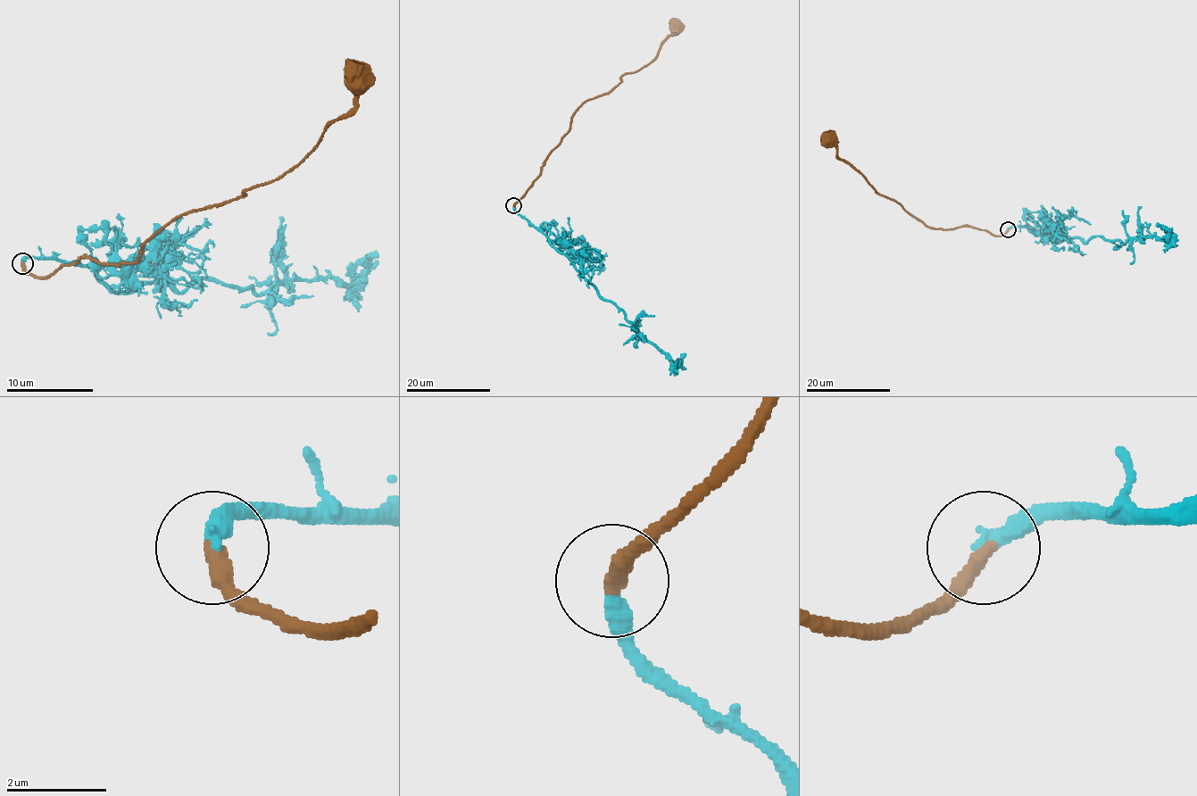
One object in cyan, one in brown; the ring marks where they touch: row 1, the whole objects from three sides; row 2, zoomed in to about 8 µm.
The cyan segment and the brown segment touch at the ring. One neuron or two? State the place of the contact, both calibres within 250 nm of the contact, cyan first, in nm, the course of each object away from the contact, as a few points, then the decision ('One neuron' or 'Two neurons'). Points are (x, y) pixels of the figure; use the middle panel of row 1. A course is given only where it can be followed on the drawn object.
Place: (513, 205). Thickness 280 nm (cyan) against 360 nm. Course of cyan: (513, 205), (603, 298), (612, 301), (624, 312), (625, 318), (644, 337), (679, 366), (685, 353). Course of brown: (513, 205), (540, 175), (574, 113), (586, 100), (608, 94), (625, 74), (644, 68), (674, 34), (675, 26). One neuron

